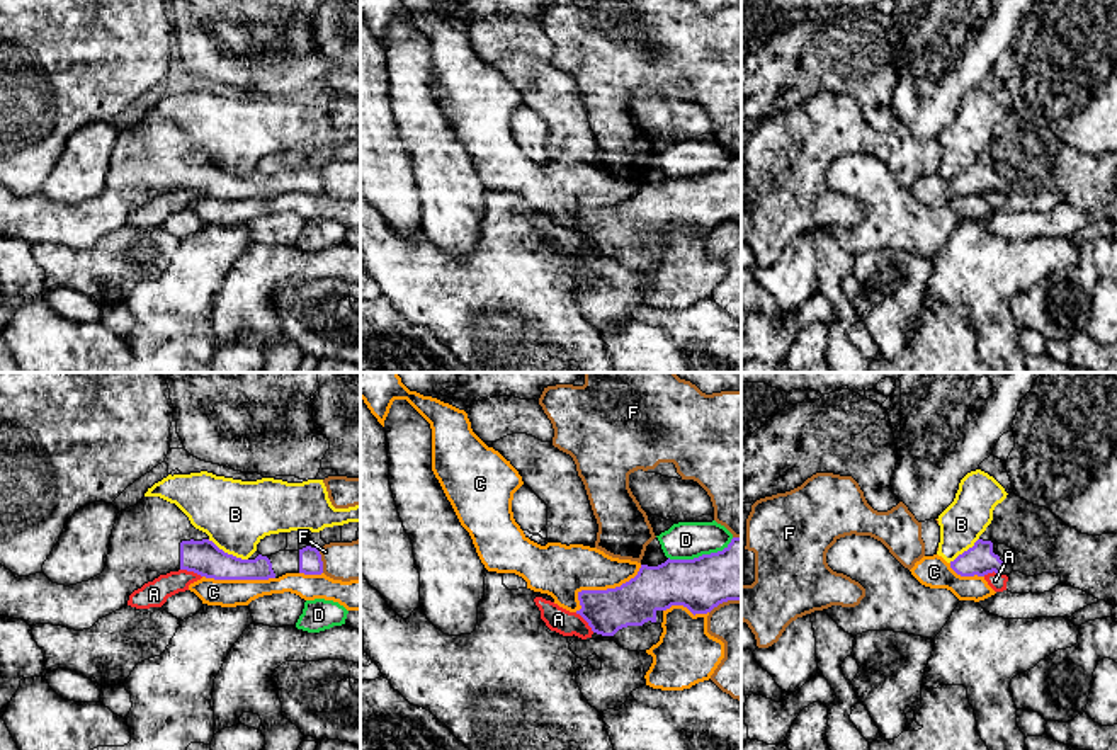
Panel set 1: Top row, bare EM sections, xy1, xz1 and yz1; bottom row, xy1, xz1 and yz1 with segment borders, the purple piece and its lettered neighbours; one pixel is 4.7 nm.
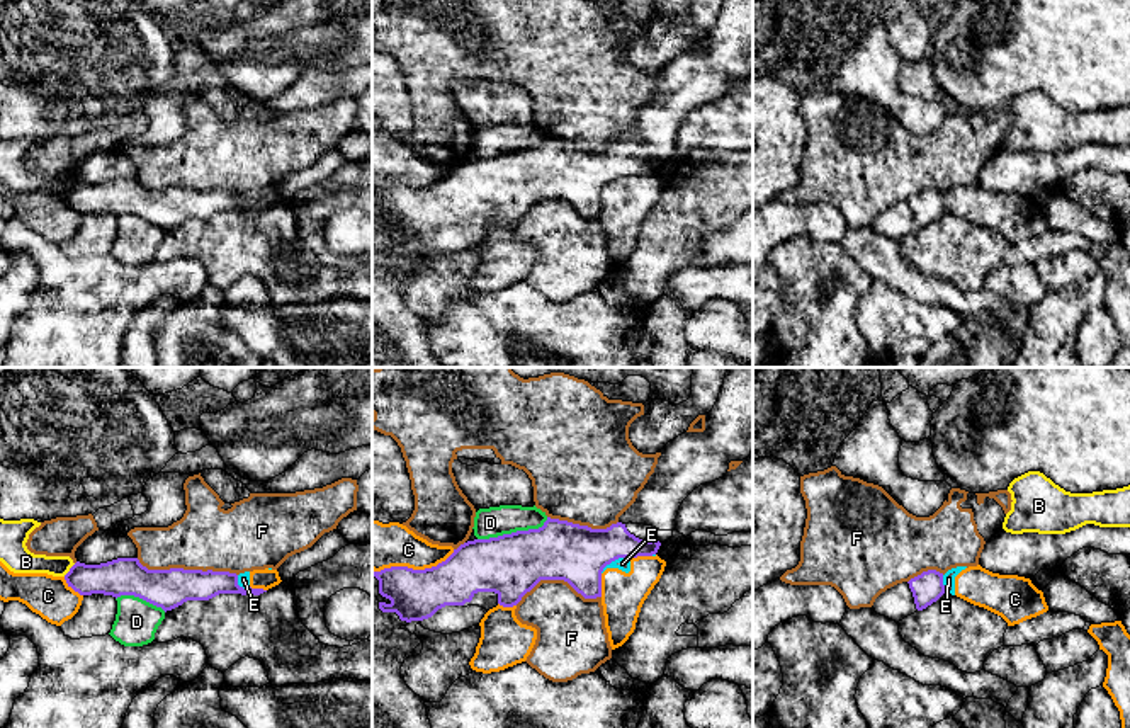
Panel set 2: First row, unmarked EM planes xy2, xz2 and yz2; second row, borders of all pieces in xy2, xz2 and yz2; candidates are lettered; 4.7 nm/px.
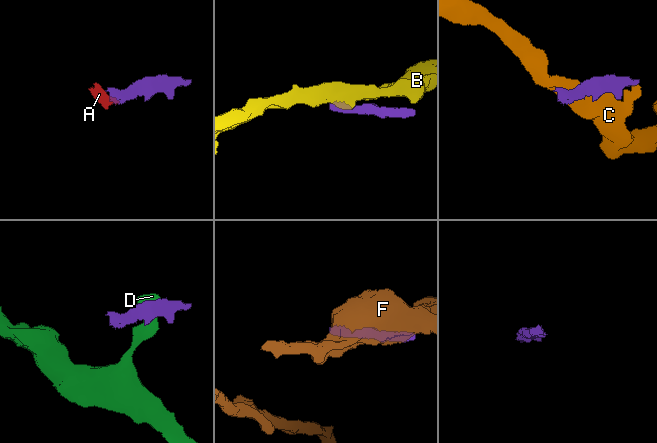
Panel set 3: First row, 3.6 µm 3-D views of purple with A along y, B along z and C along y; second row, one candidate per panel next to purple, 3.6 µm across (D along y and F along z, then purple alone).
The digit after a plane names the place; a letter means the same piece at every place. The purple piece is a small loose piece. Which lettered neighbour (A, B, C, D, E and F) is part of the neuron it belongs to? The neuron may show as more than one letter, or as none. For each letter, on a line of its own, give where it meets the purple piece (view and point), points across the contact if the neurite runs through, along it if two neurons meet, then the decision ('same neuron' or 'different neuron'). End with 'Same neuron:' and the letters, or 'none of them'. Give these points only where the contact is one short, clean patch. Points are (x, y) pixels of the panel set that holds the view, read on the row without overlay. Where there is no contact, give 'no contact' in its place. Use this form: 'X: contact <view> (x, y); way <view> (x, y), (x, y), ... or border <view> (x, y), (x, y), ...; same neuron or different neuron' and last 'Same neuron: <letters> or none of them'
A: contact xy1 (191, 189); border xy1 (181, 187), (192, 189), (201, 196); different neuron
B: contact xy1 (226, 172); border xy1 (208, 159), (225, 170), (247, 179); different neuron
C: contact xz1 (602, 210); different neuron
D: contact xz2 (514, 152); border xz2 (548, 136), (537, 147), (478, 159); different neuron
E: contact xz2 (614, 179); border xz2 (629, 176), (612, 179), (600, 191); different neuron
F: contact xy2 (187, 189); different neuron
Same neuron: none of them

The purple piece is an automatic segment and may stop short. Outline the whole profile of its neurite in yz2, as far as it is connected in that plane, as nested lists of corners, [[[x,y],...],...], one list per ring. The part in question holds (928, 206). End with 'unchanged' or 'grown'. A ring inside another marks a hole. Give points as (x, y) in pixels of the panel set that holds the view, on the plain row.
[[[936,189],[923,191],[909,201],[897,202],[882,211],[872,228],[896,242],[926,228],[945,213],[943,192]]]; grown

